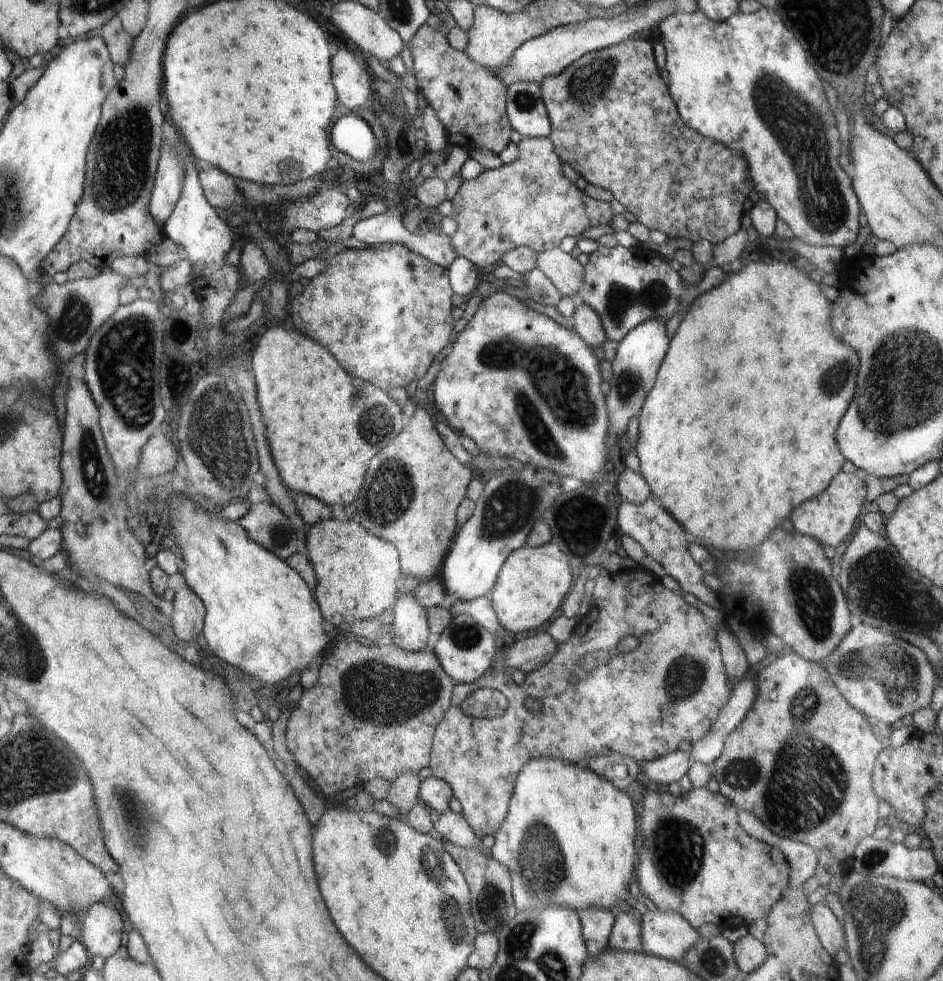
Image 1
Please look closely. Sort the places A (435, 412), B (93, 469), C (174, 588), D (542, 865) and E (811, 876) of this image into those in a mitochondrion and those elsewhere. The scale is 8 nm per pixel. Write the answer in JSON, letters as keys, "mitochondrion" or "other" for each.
{"A":"other","B":"mitochondrion","C":"other","D":"mitochondrion","E":"other"}

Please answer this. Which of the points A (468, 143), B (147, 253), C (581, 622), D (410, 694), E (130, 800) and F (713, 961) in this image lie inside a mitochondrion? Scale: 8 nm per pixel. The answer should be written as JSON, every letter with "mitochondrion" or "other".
{"A":"other","B":"other","C":"other","D":"mitochondrion","E":"mitochondrion","F":"mitochondrion"}

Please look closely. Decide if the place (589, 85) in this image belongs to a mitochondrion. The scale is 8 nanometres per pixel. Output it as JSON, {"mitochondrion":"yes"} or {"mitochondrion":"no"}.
{"mitochondrion":"yes"}

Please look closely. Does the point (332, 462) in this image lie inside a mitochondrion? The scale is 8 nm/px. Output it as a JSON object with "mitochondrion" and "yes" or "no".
{"mitochondrion":"no"}

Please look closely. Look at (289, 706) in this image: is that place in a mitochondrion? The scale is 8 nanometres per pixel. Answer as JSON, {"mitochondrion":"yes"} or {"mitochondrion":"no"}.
{"mitochondrion":"no"}

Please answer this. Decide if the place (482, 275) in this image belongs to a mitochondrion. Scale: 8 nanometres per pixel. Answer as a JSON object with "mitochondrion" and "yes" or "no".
{"mitochondrion":"no"}

